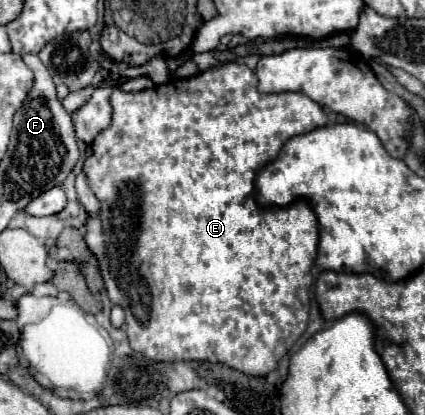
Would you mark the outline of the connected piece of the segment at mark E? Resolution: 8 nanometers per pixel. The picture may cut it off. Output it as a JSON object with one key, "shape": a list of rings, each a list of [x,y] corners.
{"shape":[[[223,63],[217,67],[209,67],[193,77],[171,79],[163,85],[155,85],[137,93],[113,91],[111,107],[113,121],[105,131],[95,137],[91,145],[91,155],[85,159],[83,165],[89,187],[101,203],[101,211],[97,215],[87,215],[85,243],[89,251],[97,257],[111,303],[123,307],[125,311],[125,333],[129,337],[131,349],[155,361],[211,361],[225,363],[227,367],[237,369],[245,375],[267,377],[271,371],[277,369],[279,359],[293,347],[293,343],[303,335],[307,327],[311,301],[309,295],[313,285],[311,269],[317,257],[319,227],[317,217],[305,199],[297,199],[287,207],[259,207],[259,203],[255,201],[255,177],[265,165],[269,165],[277,157],[279,149],[287,139],[325,127],[325,111],[303,93],[259,93],[255,73],[243,63]]]}

